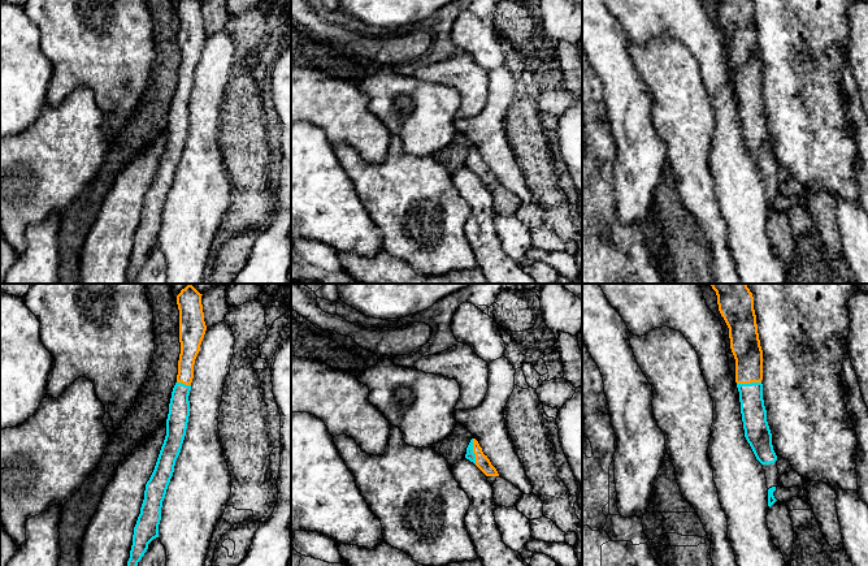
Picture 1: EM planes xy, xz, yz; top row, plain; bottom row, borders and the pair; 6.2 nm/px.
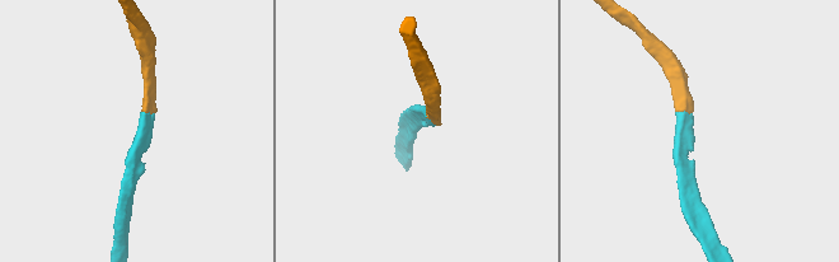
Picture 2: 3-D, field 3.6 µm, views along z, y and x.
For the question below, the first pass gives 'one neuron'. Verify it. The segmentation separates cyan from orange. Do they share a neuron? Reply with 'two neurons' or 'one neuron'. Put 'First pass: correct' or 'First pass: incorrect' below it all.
one neuron
First pass: correct

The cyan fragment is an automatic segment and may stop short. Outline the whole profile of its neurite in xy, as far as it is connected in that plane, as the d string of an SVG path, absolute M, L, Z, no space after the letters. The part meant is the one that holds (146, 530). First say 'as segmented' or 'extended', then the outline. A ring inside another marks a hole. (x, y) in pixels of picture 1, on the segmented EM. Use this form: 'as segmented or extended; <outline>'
extended; M191 284L177 295L179 310L179 342L177 383L172 392L166 419L166 436L155 470L146 484L144 500L134 527L133 545L127 566L138 566L148 544L159 537L162 501L181 453L190 416L190 390L194 379L194 364L200 351L207 325L201 295Z

